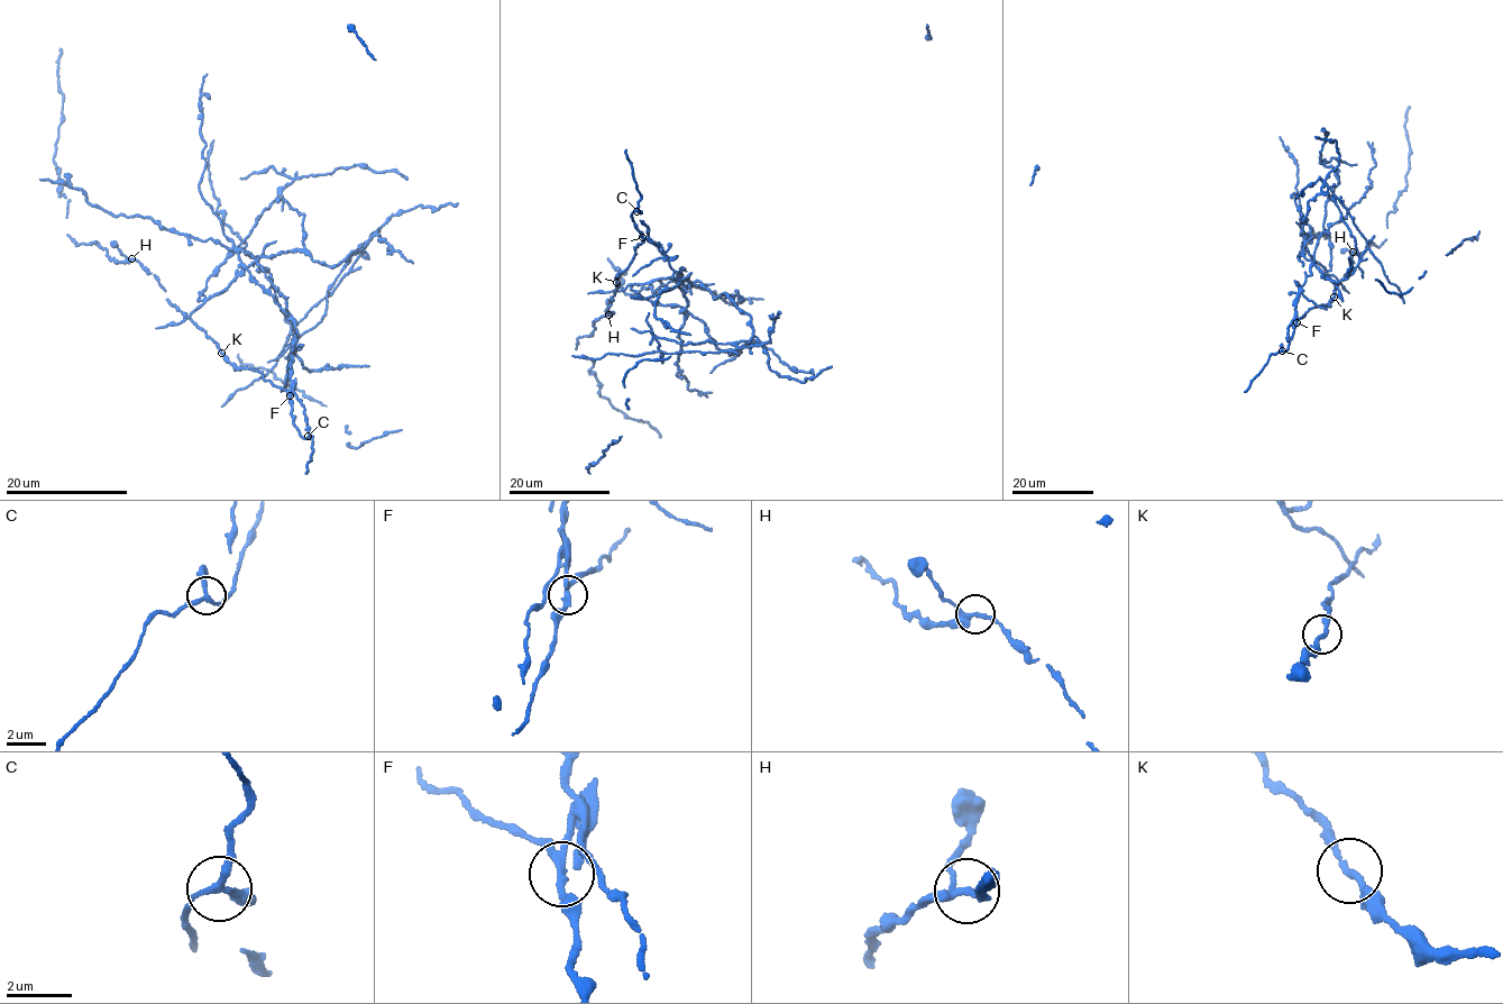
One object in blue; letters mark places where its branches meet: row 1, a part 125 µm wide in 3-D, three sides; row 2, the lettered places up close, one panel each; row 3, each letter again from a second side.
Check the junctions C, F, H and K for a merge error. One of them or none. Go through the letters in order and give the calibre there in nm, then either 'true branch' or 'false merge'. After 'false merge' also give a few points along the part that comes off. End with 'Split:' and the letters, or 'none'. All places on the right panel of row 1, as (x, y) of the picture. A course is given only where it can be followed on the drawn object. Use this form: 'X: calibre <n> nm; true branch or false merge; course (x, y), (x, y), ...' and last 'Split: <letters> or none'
C: calibre 180 nm; true branch
F: calibre 190 nm; false merge; course (1295, 322), (1299, 291), (1310, 274), (1301, 219), (1326, 185), (1404, 303)
H: calibre 200 nm; true branch
K: calibre 170 nm; true branch
Split: F

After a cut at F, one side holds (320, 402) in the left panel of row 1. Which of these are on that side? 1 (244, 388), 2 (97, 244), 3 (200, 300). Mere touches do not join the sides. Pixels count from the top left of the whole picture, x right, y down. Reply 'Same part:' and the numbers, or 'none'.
Same part: 2

